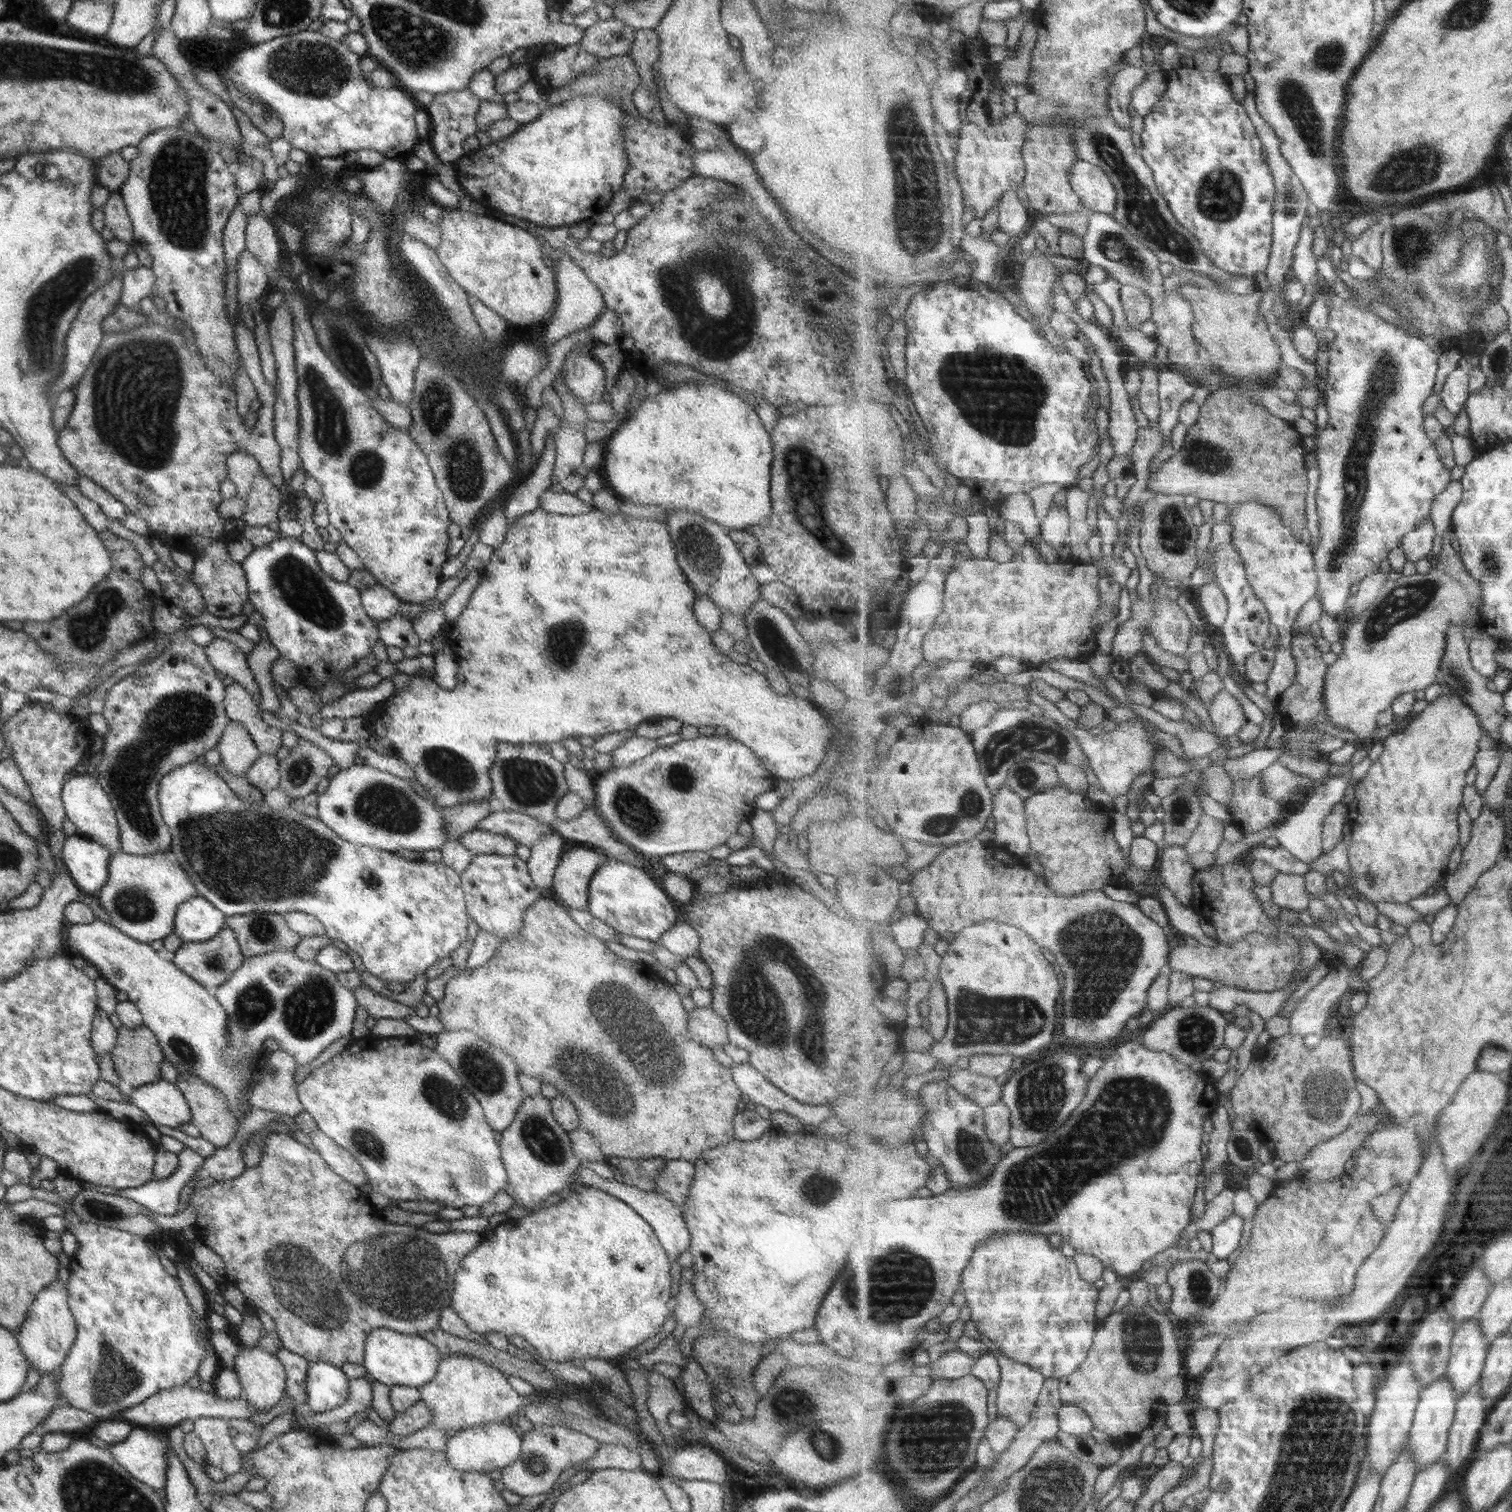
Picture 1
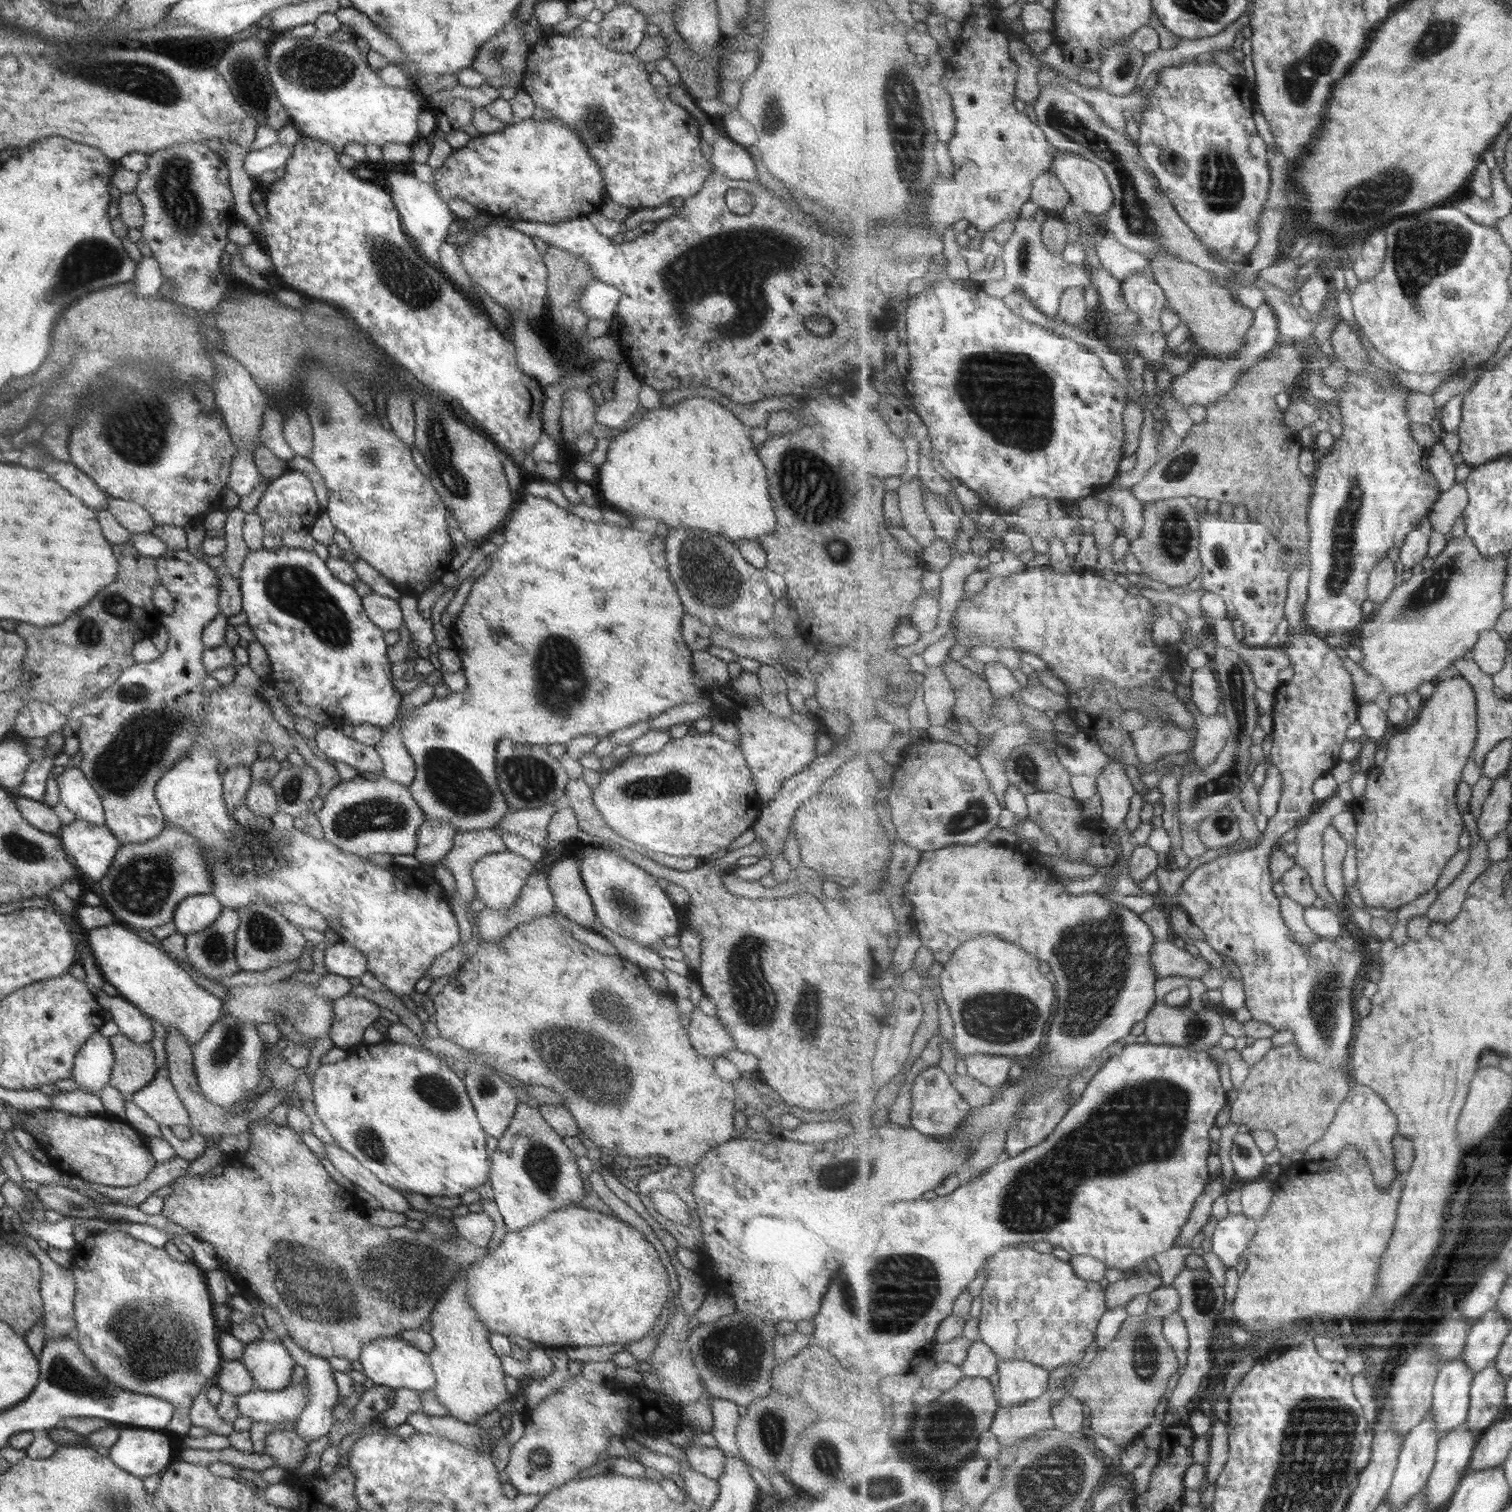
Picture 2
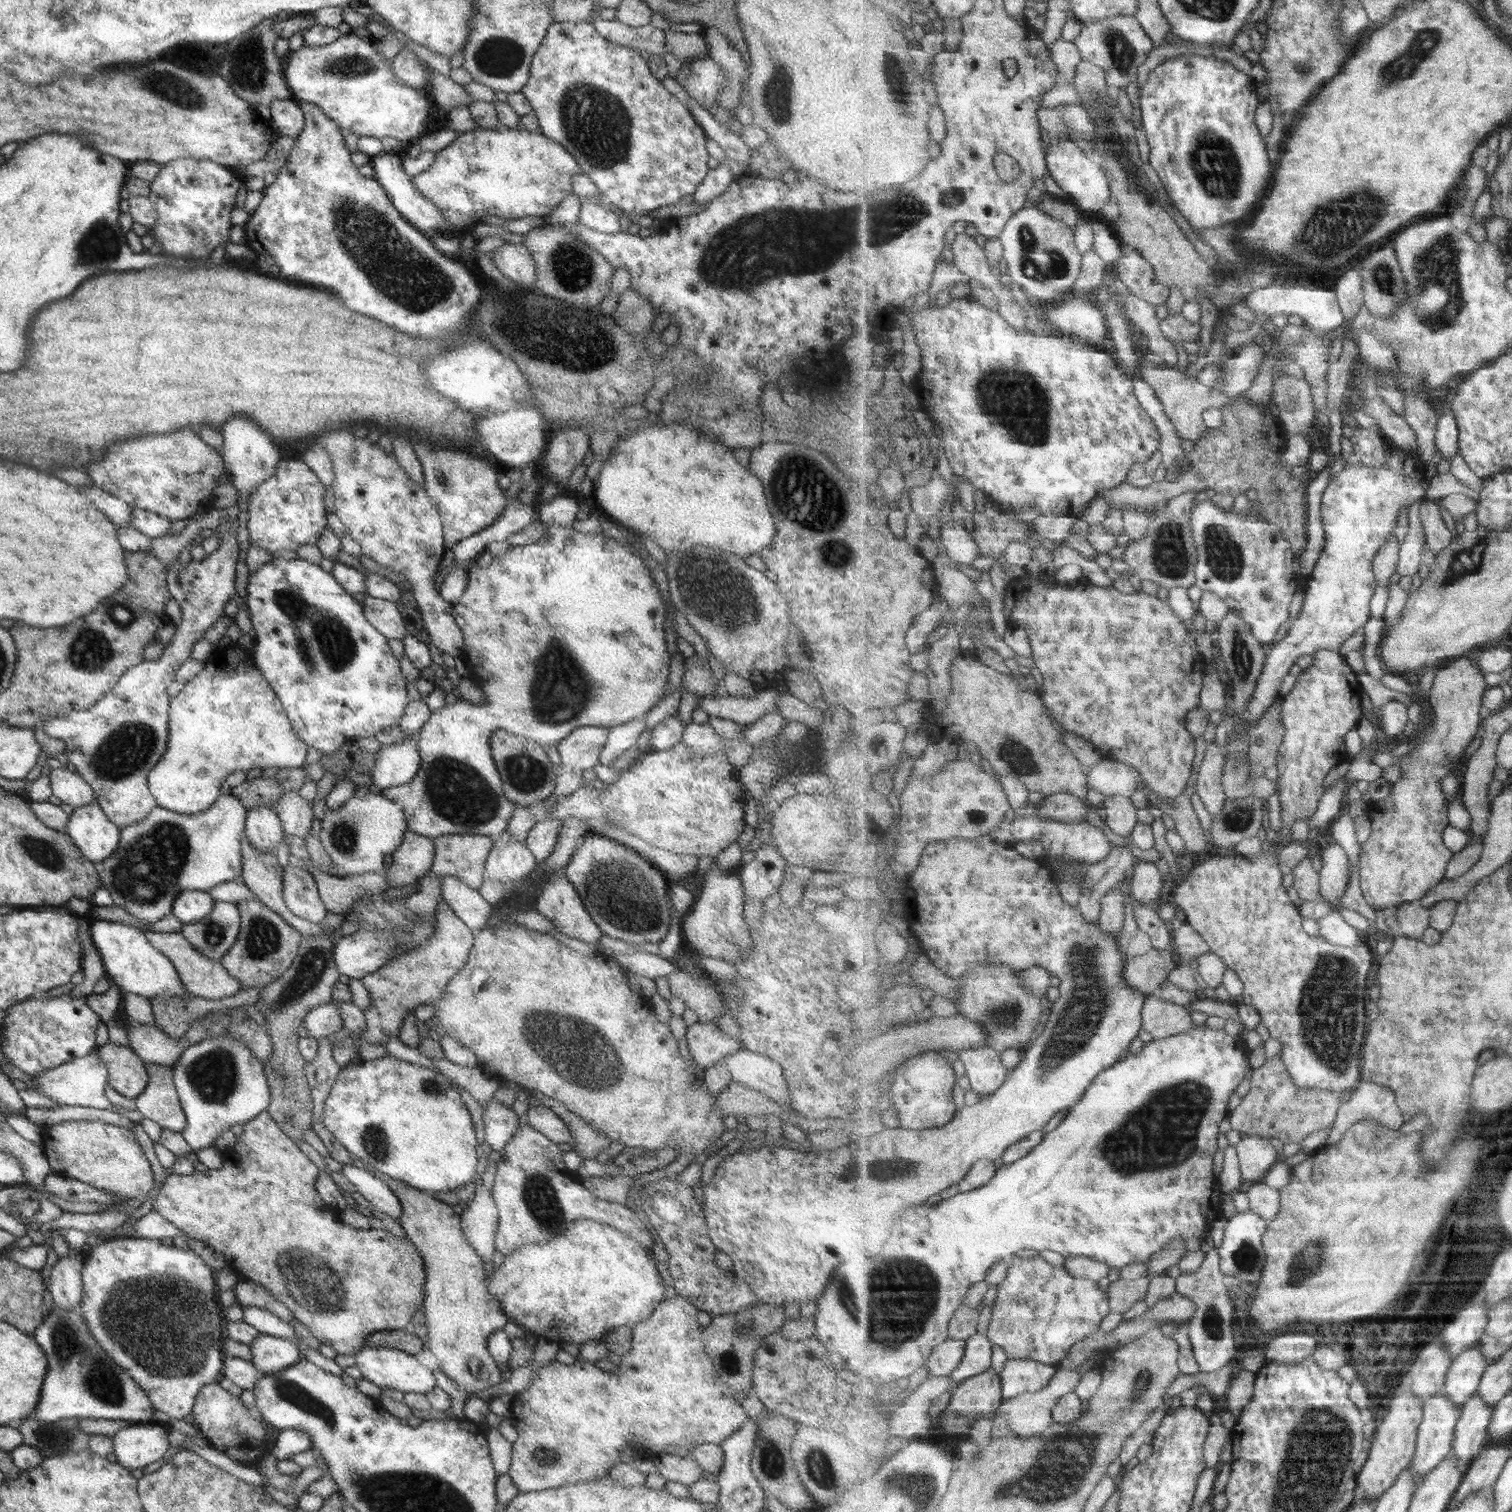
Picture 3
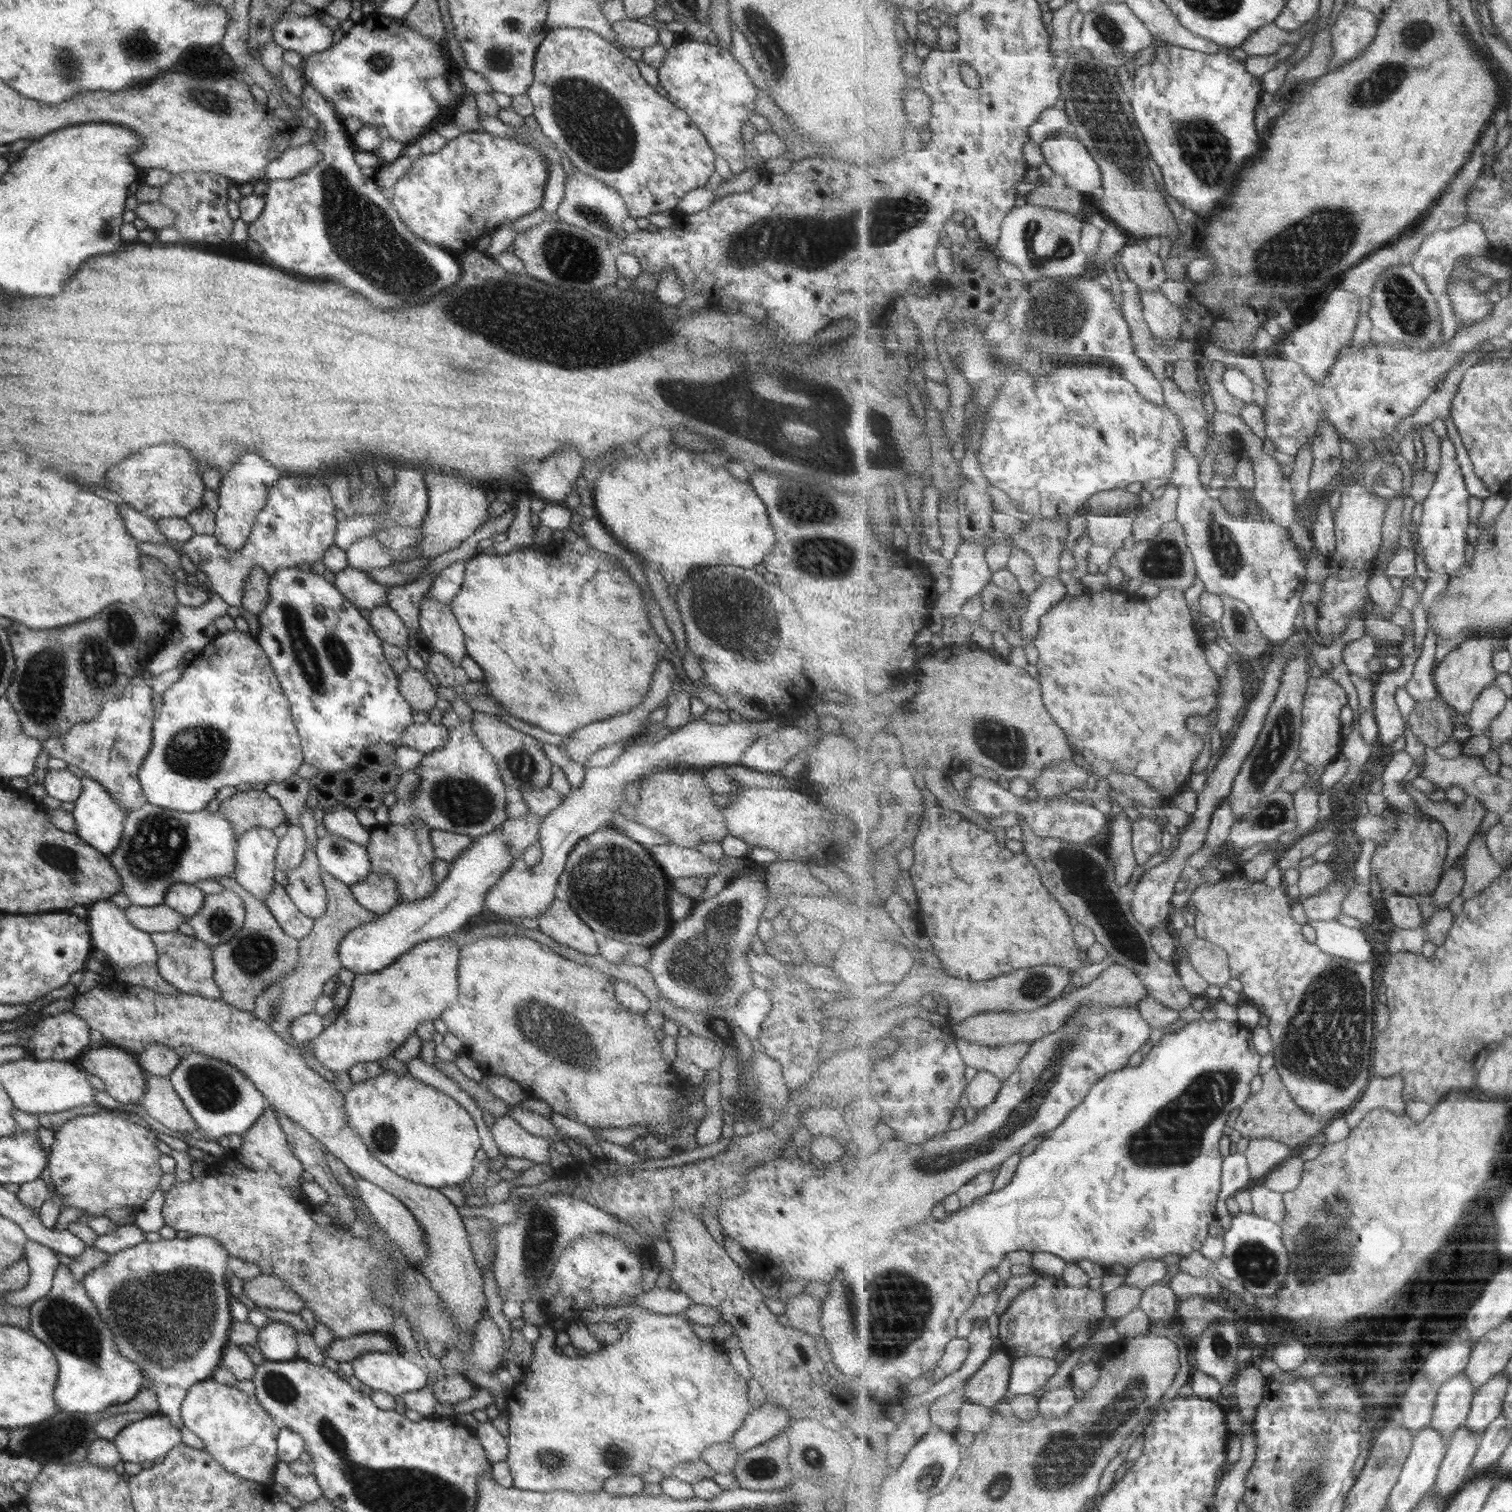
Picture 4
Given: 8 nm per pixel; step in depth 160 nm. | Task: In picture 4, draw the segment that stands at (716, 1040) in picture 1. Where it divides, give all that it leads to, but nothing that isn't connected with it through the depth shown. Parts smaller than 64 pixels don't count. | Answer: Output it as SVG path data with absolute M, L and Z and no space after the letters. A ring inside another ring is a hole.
M691 1034L683 1038L677 1036L675 1054L689 1060L691 1064L707 1072L709 1076L713 1074L722 1059L721 1049L715 1043Z

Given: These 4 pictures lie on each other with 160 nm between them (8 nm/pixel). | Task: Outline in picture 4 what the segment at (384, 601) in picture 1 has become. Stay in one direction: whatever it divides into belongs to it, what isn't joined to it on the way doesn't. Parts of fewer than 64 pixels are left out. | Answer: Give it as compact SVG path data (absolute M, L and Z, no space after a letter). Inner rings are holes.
M387 604L371 609L367 623L371 625L373 633L379 637L379 640L398 646L403 650L408 648L408 632L401 620Z

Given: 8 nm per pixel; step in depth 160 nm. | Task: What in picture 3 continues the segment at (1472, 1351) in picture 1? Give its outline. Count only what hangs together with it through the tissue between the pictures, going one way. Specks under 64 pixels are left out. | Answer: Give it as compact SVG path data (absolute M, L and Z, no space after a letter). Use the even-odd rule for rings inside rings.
M1438 1392L1433 1398L1425 1401L1424 1404L1424 1421L1420 1424L1420 1430L1418 1434L1416 1444L1416 1454L1414 1457L1413 1473L1417 1475L1417 1483L1421 1485L1421 1482L1425 1481L1425 1477L1429 1473L1433 1472L1445 1457L1451 1453L1452 1446L1455 1440L1455 1429L1459 1422L1462 1409L1458 1402L1451 1400L1443 1392Z

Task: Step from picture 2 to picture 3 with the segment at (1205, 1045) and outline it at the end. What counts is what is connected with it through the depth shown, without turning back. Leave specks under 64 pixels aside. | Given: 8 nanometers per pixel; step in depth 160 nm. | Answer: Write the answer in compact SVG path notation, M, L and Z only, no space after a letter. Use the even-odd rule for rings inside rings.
M1148 997L1142 1011L1144 1030L1154 1040L1163 1040L1195 1030L1198 1026L1191 1021L1190 1010L1183 1006L1153 997Z

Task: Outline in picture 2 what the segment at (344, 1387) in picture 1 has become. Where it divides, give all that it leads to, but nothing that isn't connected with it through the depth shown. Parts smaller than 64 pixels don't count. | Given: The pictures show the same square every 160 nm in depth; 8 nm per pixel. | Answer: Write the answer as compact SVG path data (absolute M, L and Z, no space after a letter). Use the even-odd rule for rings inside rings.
M282 1338L282 1345L288 1350L288 1353L293 1360L305 1368L305 1380L308 1382L308 1393L306 1396L306 1405L303 1407L301 1414L294 1422L294 1432L301 1441L309 1443L310 1441L317 1440L321 1436L328 1434L329 1428L332 1426L332 1408L336 1398L339 1397L336 1390L335 1380L331 1374L331 1368L327 1364L326 1359L318 1355L307 1355L297 1346L291 1338Z

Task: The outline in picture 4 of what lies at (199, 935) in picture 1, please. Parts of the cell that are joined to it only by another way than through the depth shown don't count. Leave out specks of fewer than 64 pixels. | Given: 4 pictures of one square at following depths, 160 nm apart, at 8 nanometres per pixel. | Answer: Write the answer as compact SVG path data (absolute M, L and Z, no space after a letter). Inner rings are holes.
M176 882L166 888L162 904L189 918L199 910L203 897L194 884Z

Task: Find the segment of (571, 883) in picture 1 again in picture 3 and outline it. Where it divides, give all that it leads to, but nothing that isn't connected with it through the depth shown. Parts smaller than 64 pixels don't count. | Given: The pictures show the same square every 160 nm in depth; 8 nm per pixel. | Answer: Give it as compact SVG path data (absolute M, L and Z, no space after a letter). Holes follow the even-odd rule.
M551 877L536 898L535 910L550 920L557 931L569 938L594 945L602 935L591 917L584 911L579 897L565 877Z

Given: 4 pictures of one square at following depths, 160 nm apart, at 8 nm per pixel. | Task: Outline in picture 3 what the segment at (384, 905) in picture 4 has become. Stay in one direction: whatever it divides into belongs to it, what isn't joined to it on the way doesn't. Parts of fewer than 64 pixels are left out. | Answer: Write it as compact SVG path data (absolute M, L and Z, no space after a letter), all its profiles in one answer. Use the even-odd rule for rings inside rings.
M405 831L391 855L391 864L384 867L387 889L405 888L430 870L433 858L431 837Z

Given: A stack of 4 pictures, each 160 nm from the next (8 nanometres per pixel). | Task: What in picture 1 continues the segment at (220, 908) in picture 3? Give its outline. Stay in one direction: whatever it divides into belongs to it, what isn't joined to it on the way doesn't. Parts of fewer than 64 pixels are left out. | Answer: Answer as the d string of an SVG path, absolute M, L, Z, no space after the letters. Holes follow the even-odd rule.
M225 924L219 929L217 934L207 940L182 943L169 958L171 958L170 961L173 966L177 967L177 970L181 970L188 978L208 990L225 983L244 960L233 931Z

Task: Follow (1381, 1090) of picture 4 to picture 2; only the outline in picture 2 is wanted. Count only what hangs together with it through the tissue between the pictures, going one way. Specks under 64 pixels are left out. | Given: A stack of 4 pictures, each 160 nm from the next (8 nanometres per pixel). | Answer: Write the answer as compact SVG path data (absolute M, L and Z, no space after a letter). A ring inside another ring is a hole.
M1363 1084L1353 1085L1353 1094L1345 1099L1341 1110L1337 1110L1337 1119L1328 1128L1319 1142L1311 1145L1305 1152L1304 1158L1310 1161L1337 1158L1347 1145L1356 1146L1365 1156L1368 1165L1372 1167L1373 1174L1377 1178L1378 1185L1385 1190L1396 1179L1395 1154L1393 1144L1398 1138L1397 1116L1393 1114L1391 1107L1385 1104L1385 1100L1369 1086Z

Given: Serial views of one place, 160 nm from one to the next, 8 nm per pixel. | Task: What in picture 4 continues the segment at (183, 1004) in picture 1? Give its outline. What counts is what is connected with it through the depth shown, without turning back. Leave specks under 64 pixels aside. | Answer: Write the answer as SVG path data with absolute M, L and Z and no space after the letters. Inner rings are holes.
M110 900L94 902L86 910L85 921L89 926L90 941L93 949L105 954L105 964L115 973L131 970L135 966L156 966L156 948L150 939L150 934L136 929Z

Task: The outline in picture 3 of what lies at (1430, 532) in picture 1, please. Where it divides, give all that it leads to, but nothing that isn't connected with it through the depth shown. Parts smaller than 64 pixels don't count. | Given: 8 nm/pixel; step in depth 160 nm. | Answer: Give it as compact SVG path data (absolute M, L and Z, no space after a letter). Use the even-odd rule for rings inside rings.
M1420 499L1411 504L1408 509L1408 527L1403 544L1400 545L1400 562L1398 574L1400 576L1415 576L1423 562L1425 550L1425 532L1421 521Z

